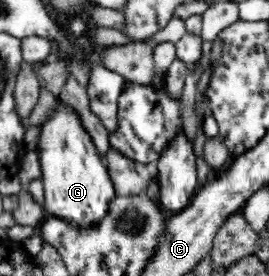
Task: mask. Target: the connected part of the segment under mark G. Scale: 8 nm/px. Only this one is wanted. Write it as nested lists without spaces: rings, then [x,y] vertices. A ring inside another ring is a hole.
[[[60,101],[55,111],[48,122],[40,125],[37,144],[42,172],[39,179],[44,185],[44,209],[72,225],[95,225],[109,213],[109,203],[116,195],[114,183],[79,114]]]

